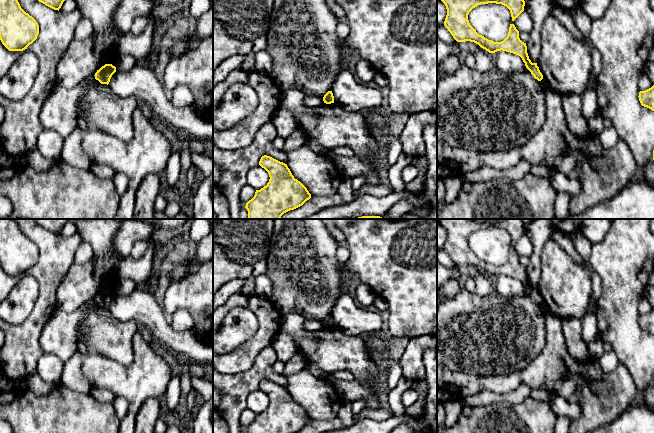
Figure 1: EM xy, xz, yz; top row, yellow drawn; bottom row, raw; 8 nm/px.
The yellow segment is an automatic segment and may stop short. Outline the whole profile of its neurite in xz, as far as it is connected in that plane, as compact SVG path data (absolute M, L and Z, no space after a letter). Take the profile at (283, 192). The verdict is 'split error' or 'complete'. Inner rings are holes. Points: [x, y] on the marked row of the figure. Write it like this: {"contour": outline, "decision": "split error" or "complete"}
{"contour": "M264 155L259 165L268 172L270 179L267 185L256 190L254 197L246 203L247 219L280 219L284 213L302 206L311 198L307 188L294 178L287 164Z", "decision": "complete"}

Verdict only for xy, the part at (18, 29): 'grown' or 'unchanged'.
unchanged

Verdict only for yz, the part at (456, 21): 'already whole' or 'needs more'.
already whole

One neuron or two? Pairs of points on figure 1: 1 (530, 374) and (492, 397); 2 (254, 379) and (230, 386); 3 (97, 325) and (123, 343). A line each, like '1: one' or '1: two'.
1: two
2: one
3: one

